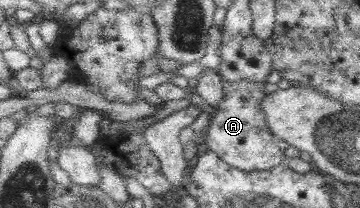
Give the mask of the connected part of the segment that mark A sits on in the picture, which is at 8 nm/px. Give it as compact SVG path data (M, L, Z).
M243 79L238 83L227 83L223 101L211 114L210 124L204 134L204 148L213 150L223 161L241 171L267 171L284 164L287 159L284 151L276 145L277 138L268 128L262 109L262 100L268 95L264 89L265 81L254 83Z

